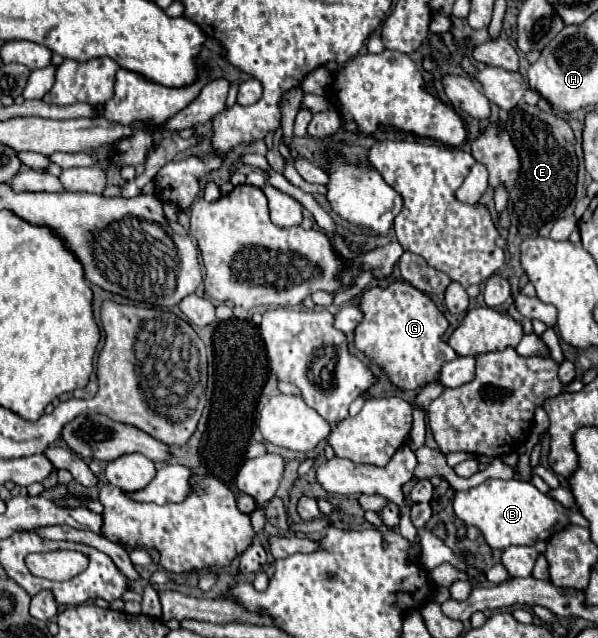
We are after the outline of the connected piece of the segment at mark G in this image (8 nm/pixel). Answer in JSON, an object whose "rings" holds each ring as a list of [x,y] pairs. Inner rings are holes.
{"rings":[[[393,282],[387,288],[369,288],[361,296],[359,308],[365,318],[355,328],[355,346],[377,362],[391,378],[391,382],[403,390],[417,390],[439,378],[439,370],[445,362],[457,358],[457,352],[443,338],[449,320],[435,306],[435,302],[411,284]]]}

